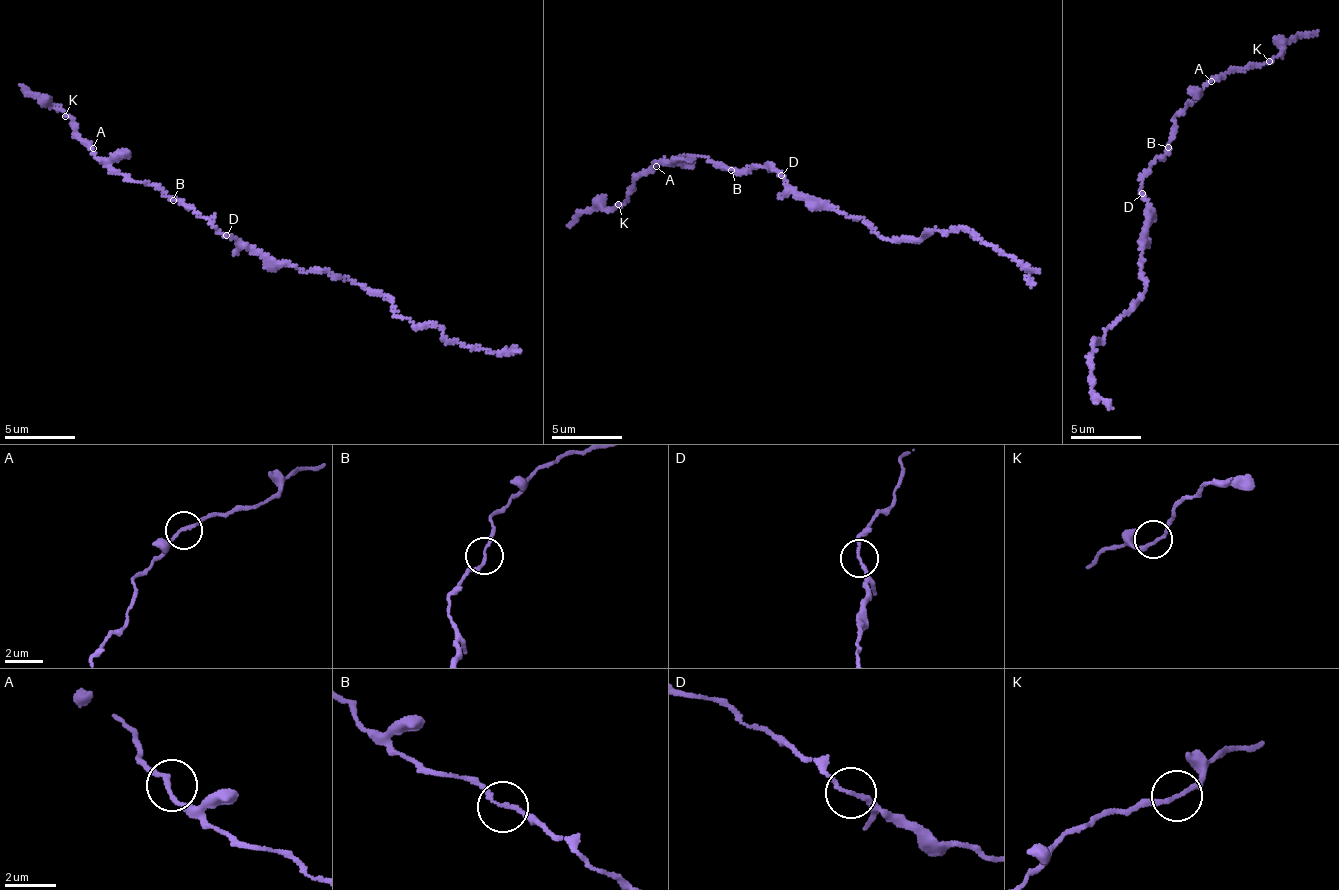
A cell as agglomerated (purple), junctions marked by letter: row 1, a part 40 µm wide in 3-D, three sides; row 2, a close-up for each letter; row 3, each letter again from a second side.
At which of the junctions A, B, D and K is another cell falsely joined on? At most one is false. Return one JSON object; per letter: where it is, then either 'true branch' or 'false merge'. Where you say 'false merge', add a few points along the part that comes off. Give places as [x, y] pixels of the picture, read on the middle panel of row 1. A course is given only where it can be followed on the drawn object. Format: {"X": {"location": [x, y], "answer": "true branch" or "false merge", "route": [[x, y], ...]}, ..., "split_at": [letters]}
{"A": {"location": [656, 166], "answer": "true branch"}, "B": {"location": [731, 170], "answer": "true branch"}, "D": {"location": [781, 175], "answer": "false merge", "route": [[781, 176], [798, 193], [870, 223], [881, 238], [922, 240], [968, 229], [984, 244], [1013, 256], [1031, 288]]}, "K": {"location": [618, 204], "answer": "true branch"}, "split_at": ["D"]}

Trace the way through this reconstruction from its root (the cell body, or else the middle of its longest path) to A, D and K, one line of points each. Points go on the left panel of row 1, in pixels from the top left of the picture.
A: (240, 243), (220, 233), (207, 217), (197, 216), (183, 201), (169, 200), (152, 185), (112, 173), (93, 148)
D: (240, 243), (228, 236)
K: (240, 243), (220, 233), (183, 201), (112, 173), (65, 116)

